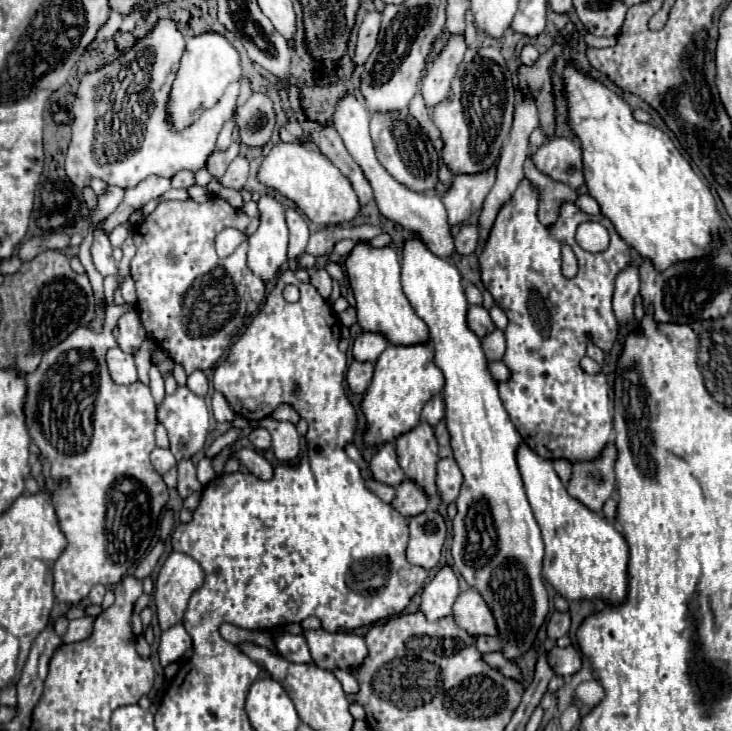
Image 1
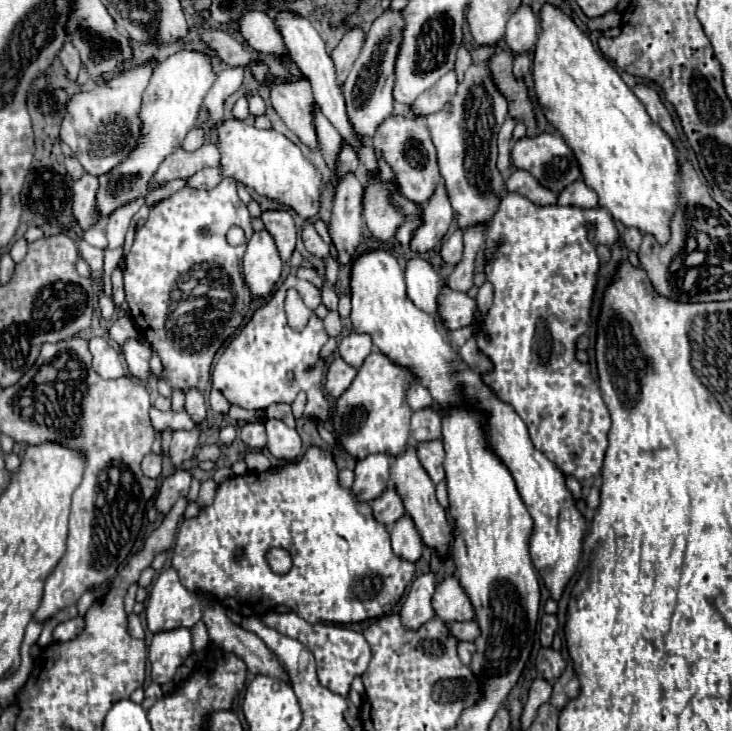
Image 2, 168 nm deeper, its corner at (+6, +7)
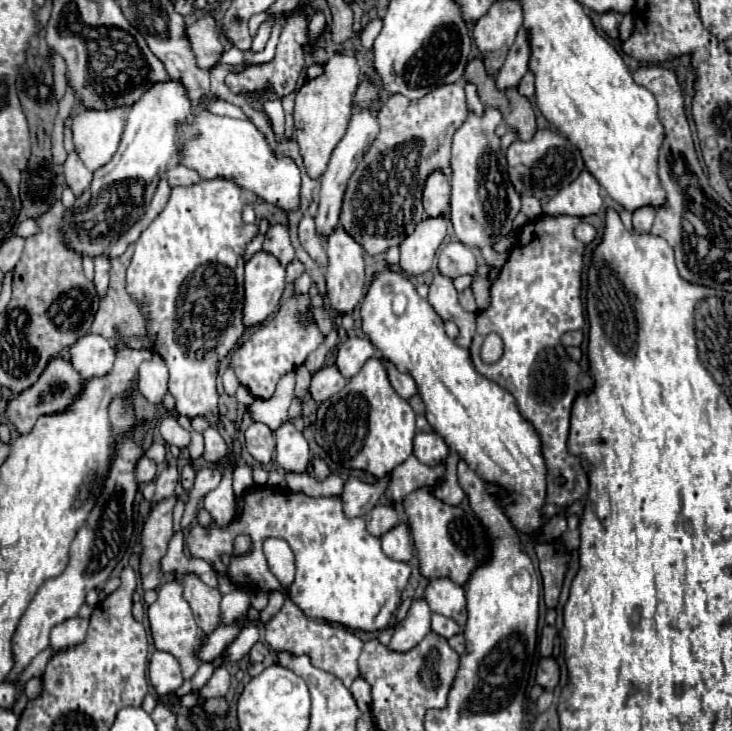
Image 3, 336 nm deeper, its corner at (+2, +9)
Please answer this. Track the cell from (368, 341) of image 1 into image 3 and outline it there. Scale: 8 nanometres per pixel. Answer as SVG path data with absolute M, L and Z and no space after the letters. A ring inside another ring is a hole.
M348 338L338 348L336 366L346 378L352 378L354 374L360 372L364 362L374 356L374 352L376 350L368 338Z

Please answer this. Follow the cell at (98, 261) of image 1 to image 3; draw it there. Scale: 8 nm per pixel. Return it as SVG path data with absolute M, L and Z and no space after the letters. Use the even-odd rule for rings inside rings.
M72 152L72 154L68 154L68 158L64 162L64 176L66 176L66 182L72 188L74 196L82 196L88 190L88 186L92 184L94 174L82 164L78 154Z

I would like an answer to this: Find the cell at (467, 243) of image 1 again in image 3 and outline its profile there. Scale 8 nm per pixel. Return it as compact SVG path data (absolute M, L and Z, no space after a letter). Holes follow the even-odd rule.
M450 242L438 258L438 268L444 276L456 278L460 274L474 274L476 272L476 258L468 246L462 242Z

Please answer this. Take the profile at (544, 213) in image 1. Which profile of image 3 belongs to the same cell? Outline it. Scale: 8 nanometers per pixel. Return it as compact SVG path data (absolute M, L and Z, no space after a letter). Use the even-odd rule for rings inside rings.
M522 196L522 210L520 210L520 214L516 216L516 226L522 226L522 224L526 224L526 220L532 220L532 218L536 218L536 216L540 216L542 214L542 202L536 198L536 196Z

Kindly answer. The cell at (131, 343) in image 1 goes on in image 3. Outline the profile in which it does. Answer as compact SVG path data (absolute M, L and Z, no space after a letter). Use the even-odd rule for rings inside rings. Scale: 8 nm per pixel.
M152 354L150 360L144 360L138 366L138 388L148 398L148 402L162 402L168 390L168 370L158 354Z

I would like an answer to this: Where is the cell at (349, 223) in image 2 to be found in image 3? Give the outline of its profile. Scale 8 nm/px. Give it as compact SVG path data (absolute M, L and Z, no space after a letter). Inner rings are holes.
M342 226L334 228L332 234L328 236L326 250L328 250L326 282L330 306L338 312L352 312L354 306L364 298L364 250Z

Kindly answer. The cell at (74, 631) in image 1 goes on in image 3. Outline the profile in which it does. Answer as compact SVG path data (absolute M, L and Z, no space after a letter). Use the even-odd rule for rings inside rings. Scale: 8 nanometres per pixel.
M70 618L58 626L52 628L50 632L50 646L54 652L70 648L74 644L80 644L86 636L88 630L88 620L84 618Z

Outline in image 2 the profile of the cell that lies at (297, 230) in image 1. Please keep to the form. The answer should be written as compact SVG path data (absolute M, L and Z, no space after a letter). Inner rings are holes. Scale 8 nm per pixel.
M272 210L262 214L262 222L268 230L268 234L274 238L278 246L278 254L284 262L290 260L296 244L296 226L288 210Z

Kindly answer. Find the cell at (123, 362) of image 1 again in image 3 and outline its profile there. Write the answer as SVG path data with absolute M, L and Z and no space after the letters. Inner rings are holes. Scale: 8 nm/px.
M86 334L82 340L72 344L70 360L74 368L78 368L80 376L88 380L94 376L110 374L116 360L116 350L110 340L96 334Z

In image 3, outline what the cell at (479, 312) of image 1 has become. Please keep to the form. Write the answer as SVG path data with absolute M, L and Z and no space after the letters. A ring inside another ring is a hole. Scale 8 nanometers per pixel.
M436 274L432 284L430 284L430 294L428 294L430 306L436 310L436 314L442 320L452 320L460 328L460 334L456 338L458 346L470 348L474 330L476 330L476 314L466 312L460 302L458 302L458 292L454 288L452 278L444 274Z

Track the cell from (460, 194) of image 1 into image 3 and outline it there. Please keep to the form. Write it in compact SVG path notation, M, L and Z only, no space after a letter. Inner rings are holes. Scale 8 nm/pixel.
M426 216L420 220L414 232L400 244L400 268L410 276L424 274L432 266L436 250L446 236L446 228L446 216Z

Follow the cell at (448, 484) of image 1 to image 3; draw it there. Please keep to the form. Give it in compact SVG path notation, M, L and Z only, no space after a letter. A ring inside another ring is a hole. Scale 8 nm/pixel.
M418 432L414 438L414 456L426 466L444 464L448 458L448 452L450 452L448 444L436 432L430 432L430 434Z

